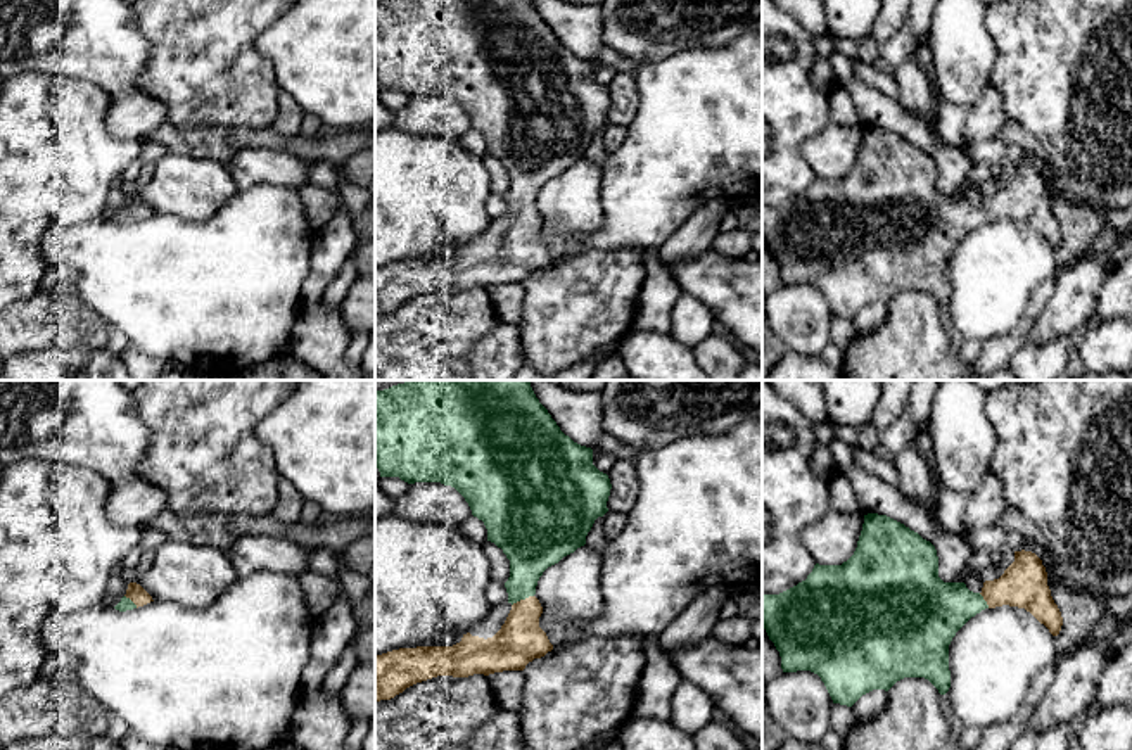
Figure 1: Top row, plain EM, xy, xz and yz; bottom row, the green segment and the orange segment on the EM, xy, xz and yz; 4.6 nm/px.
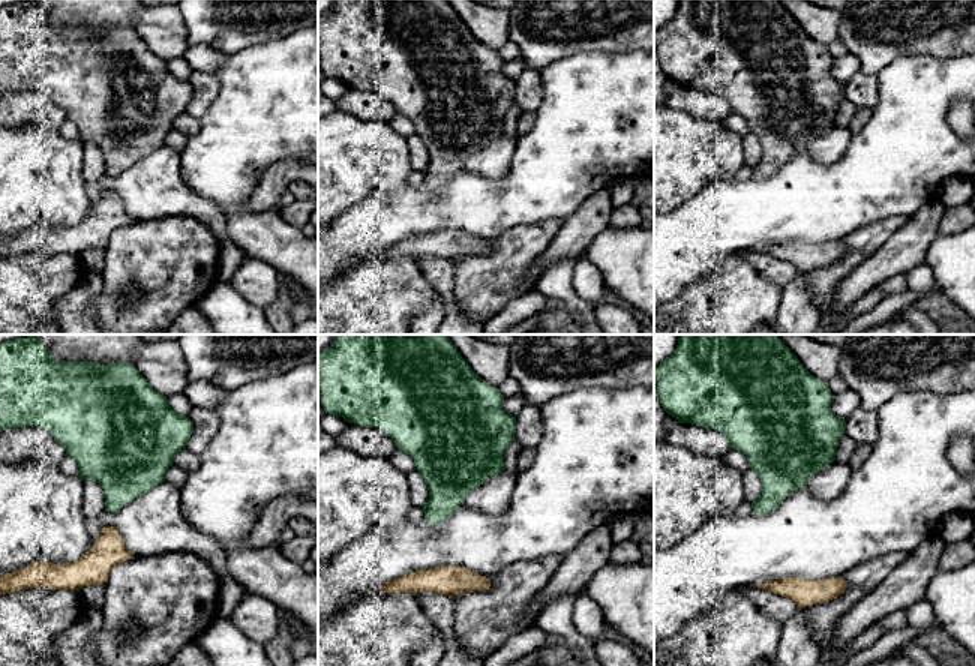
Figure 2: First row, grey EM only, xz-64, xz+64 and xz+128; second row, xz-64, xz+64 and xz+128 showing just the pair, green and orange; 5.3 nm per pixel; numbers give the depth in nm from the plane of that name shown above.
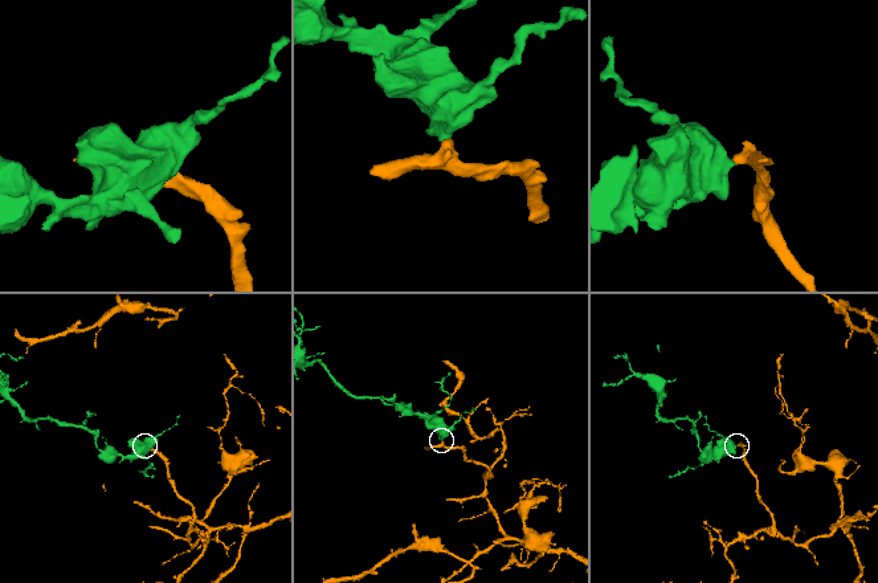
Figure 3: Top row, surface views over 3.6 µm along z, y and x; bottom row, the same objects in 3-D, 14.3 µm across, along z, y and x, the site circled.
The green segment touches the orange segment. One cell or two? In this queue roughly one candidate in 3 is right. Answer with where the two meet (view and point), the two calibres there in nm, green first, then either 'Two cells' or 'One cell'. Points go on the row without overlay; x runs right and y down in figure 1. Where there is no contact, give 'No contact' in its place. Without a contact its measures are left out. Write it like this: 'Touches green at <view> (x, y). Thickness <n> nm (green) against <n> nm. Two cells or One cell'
Touches green at xz (522, 211). Thickness 240 nm (green) against 220 nm. One cell

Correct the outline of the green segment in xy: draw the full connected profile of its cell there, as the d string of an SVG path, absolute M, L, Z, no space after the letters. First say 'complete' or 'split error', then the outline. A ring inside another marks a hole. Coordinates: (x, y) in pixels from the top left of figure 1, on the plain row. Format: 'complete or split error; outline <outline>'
split error; outline M130 195L126 207L114 219L119 225L133 223L154 214L152 209L137 195Z

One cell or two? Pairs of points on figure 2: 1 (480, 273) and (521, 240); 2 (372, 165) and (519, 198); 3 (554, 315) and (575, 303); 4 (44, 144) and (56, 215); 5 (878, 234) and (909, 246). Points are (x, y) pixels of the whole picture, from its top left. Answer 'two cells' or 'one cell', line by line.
1: one cell
2: two cells
3: two cells
4: one cell
5: two cells

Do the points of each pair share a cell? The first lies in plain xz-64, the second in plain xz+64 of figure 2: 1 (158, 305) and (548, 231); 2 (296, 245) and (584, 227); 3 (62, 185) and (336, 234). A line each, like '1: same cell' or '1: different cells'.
1: same cell
2: different cells
3: different cells

